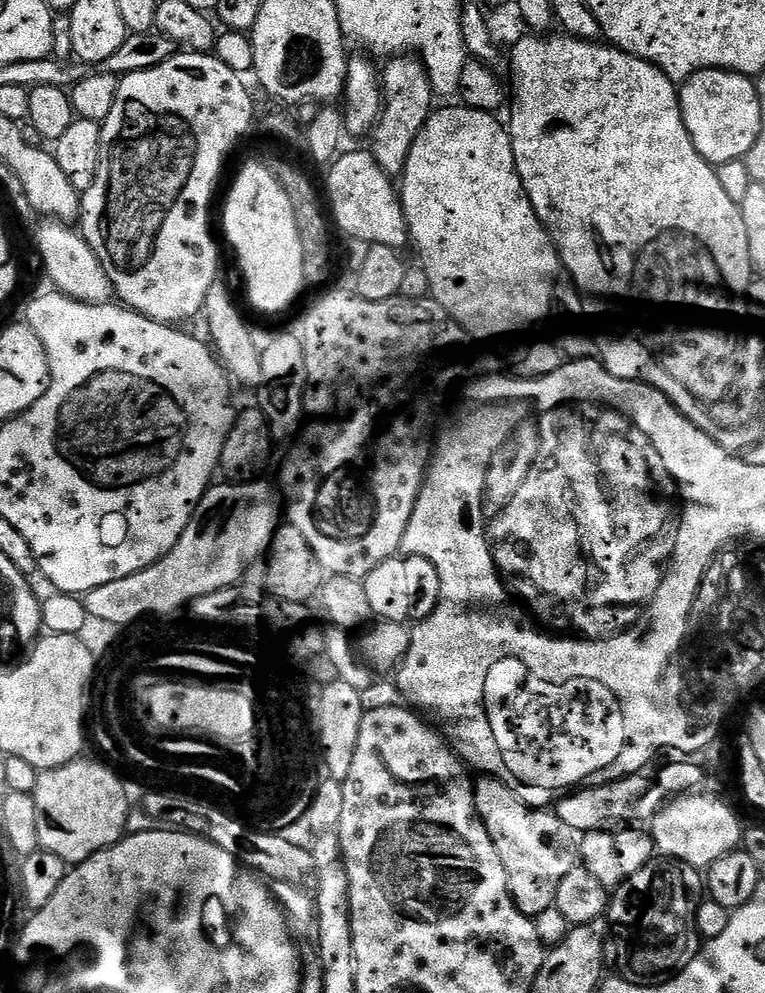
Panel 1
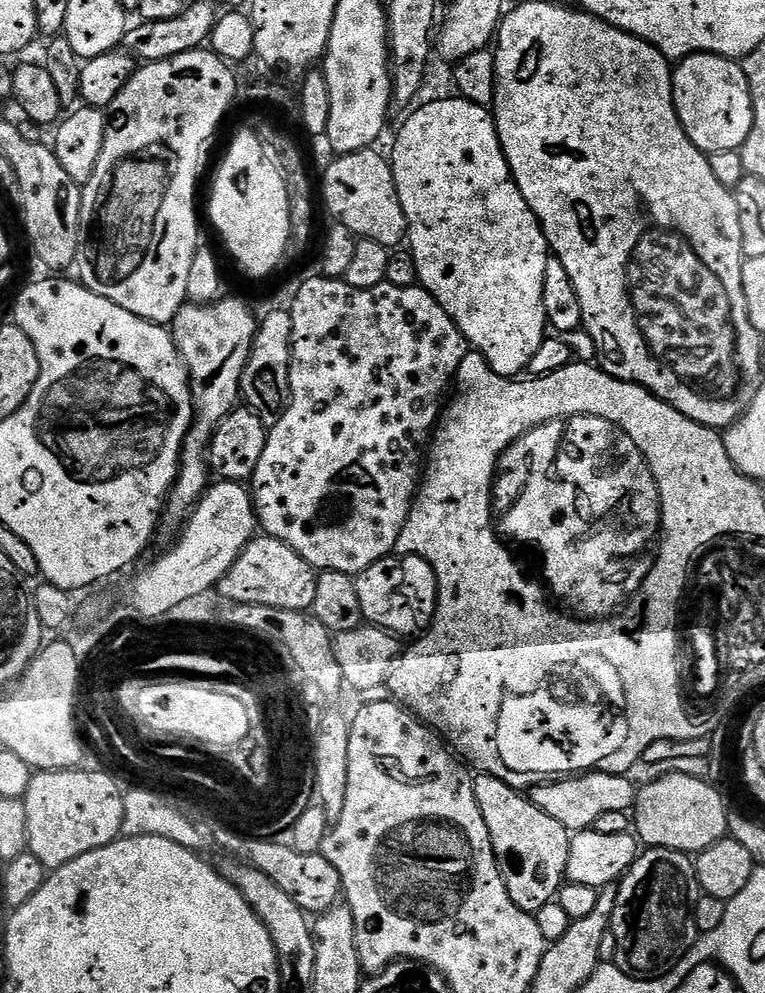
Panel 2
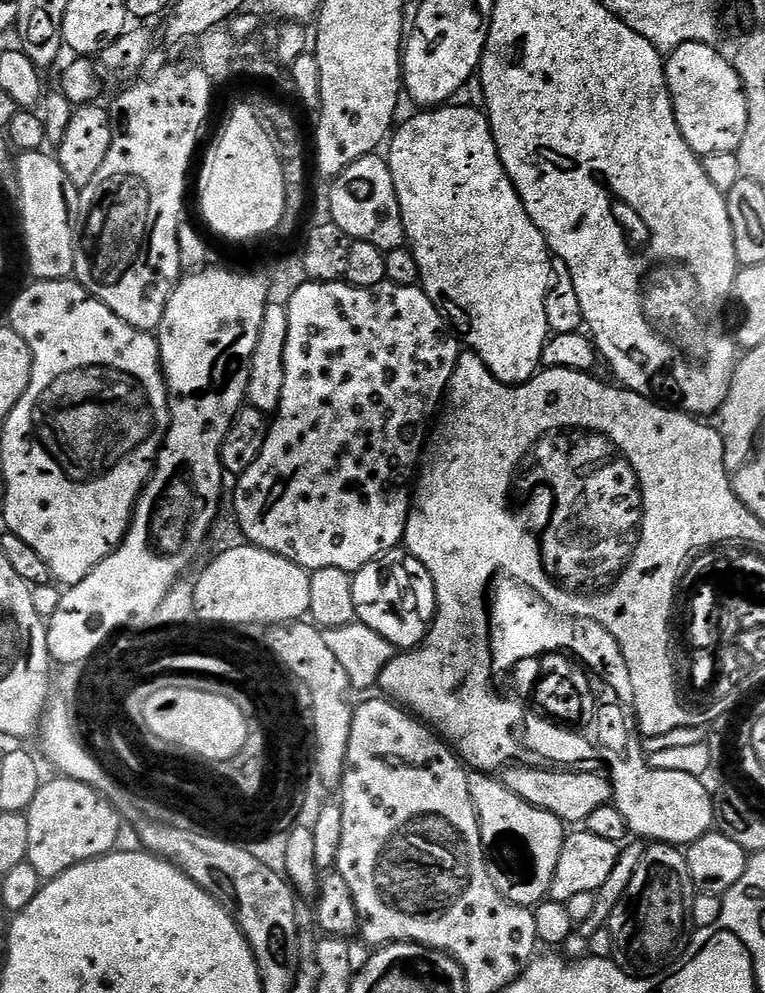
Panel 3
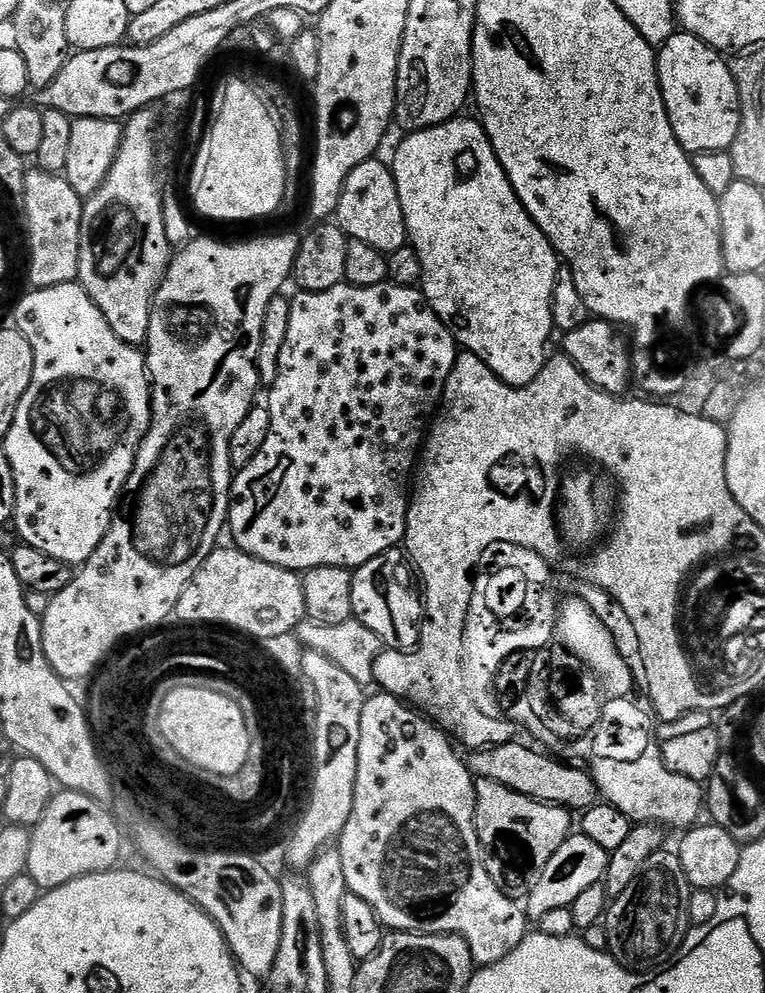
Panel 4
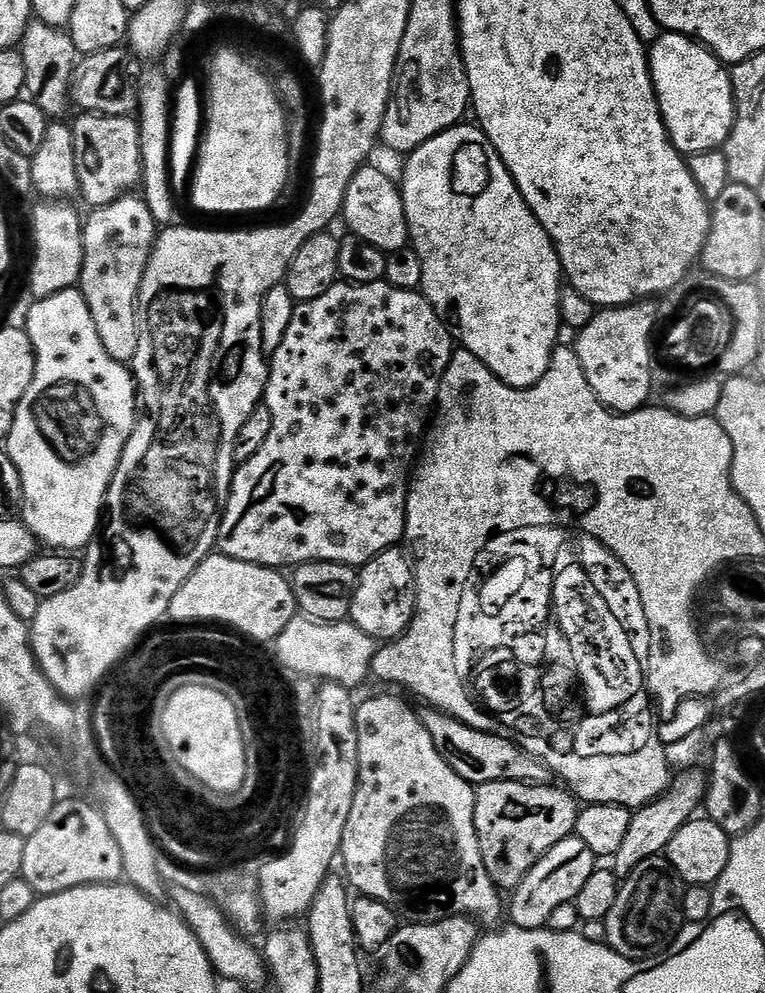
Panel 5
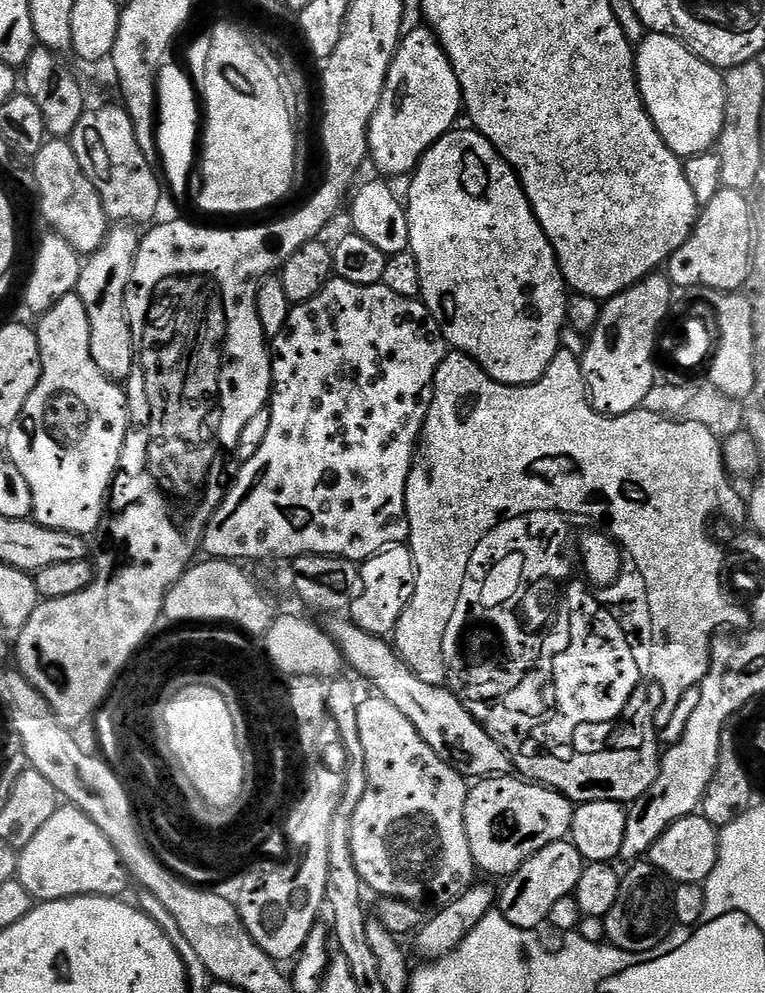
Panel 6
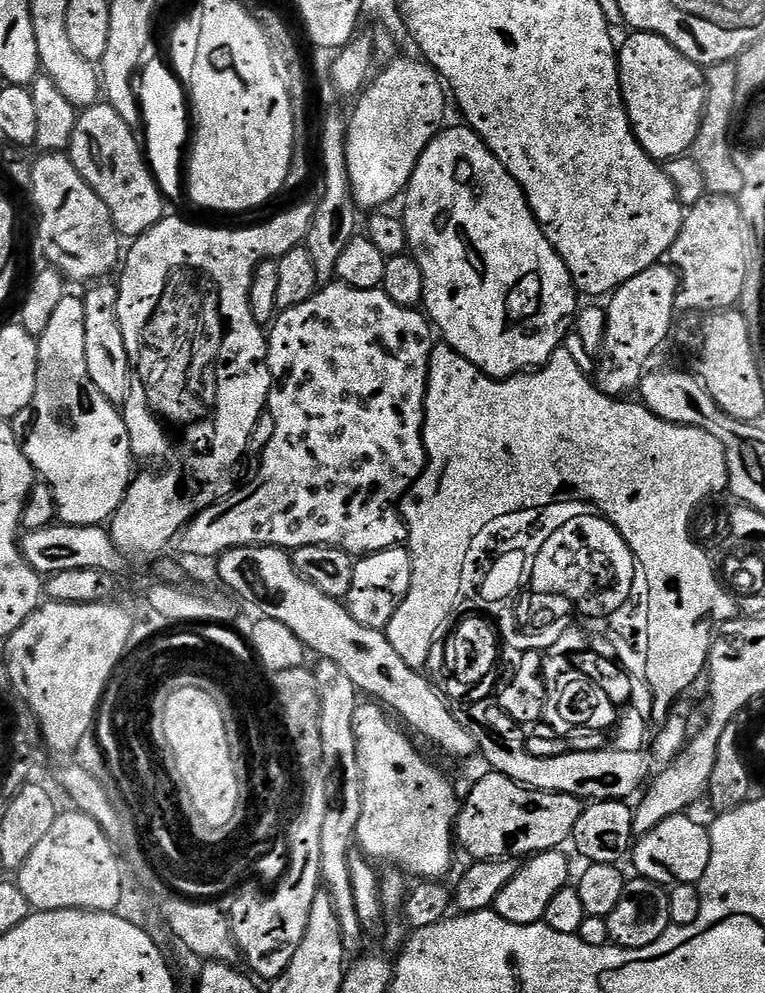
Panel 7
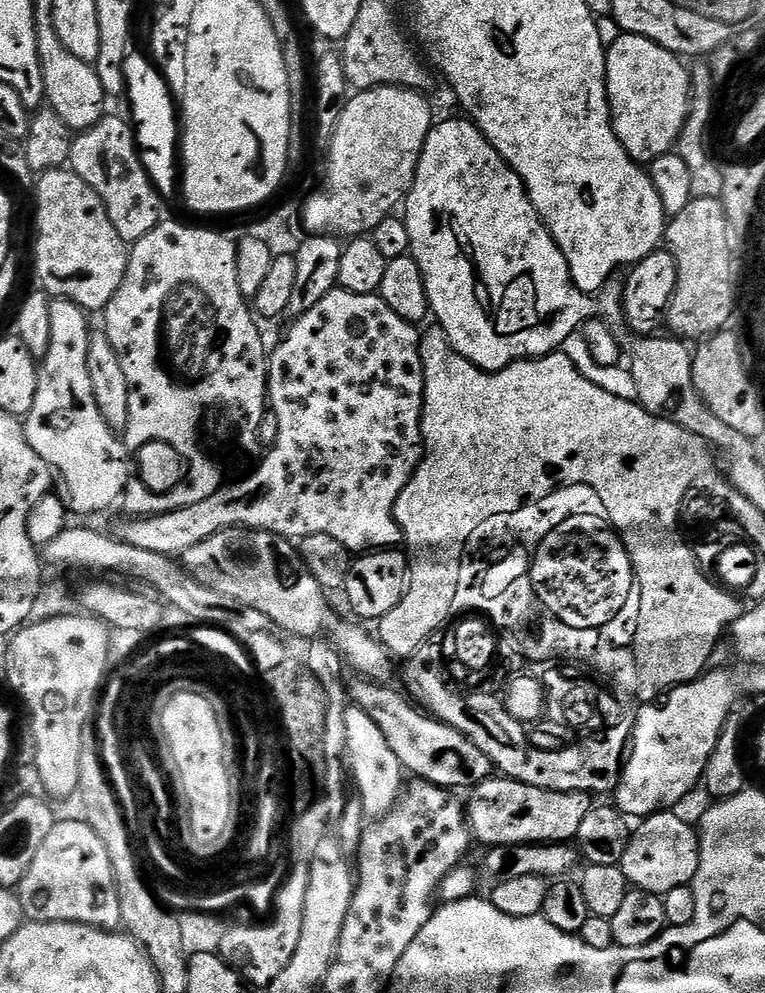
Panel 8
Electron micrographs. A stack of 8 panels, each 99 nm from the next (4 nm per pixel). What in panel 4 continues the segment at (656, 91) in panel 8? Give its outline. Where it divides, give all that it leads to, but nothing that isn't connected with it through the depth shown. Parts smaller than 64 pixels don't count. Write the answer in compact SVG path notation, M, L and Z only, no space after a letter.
M678 30L663 41L656 57L656 73L670 126L685 152L729 151L740 125L740 95L729 61L698 37Z

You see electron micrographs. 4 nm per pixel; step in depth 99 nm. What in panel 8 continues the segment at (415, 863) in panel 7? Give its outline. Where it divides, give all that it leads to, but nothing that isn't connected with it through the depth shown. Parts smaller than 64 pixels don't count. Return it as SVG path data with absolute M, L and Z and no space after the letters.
M349 706L346 710L346 746L348 747L348 766L355 791L362 800L365 817L379 818L384 816L400 798L406 787L406 773L398 762L394 750L378 730L374 718L366 714L366 710Z

